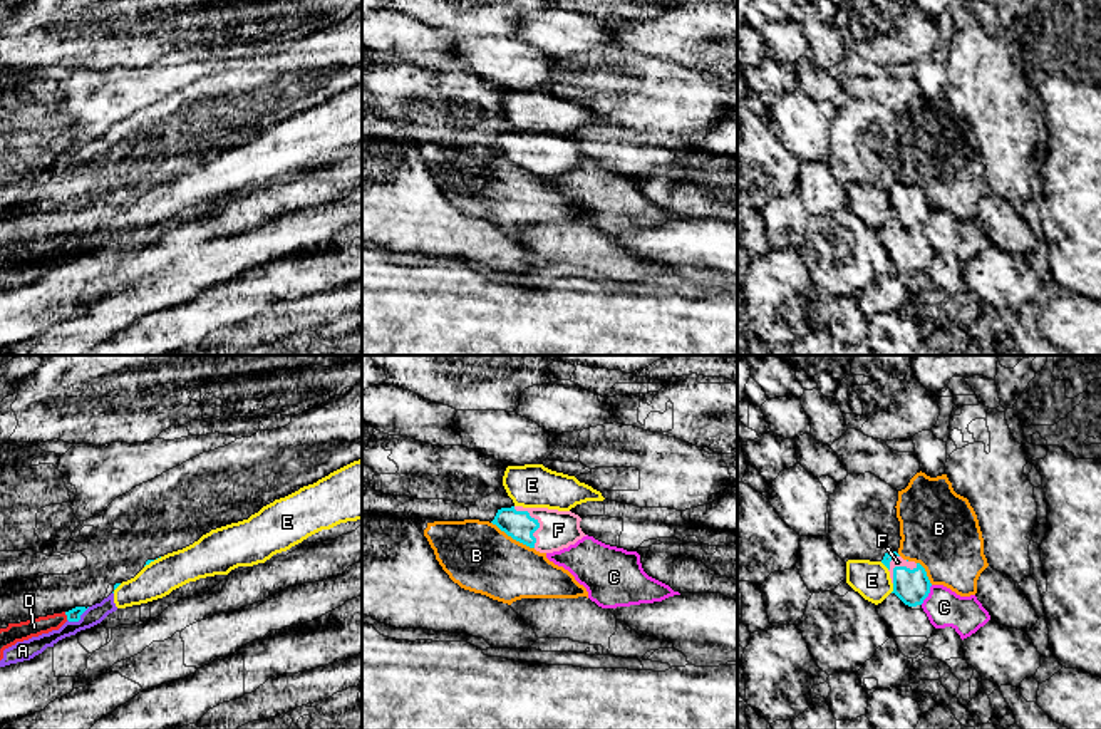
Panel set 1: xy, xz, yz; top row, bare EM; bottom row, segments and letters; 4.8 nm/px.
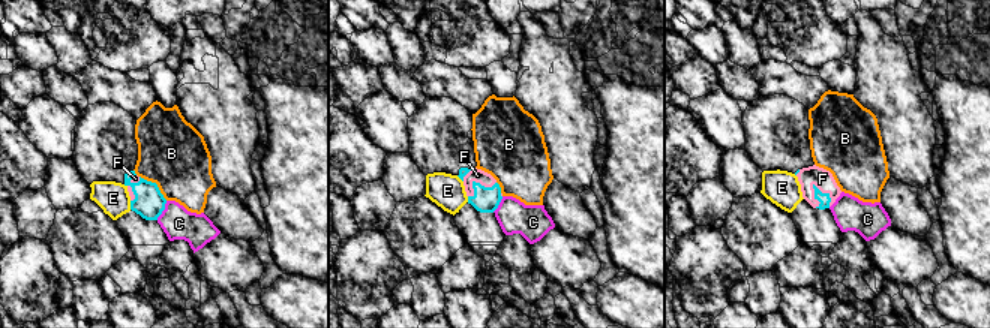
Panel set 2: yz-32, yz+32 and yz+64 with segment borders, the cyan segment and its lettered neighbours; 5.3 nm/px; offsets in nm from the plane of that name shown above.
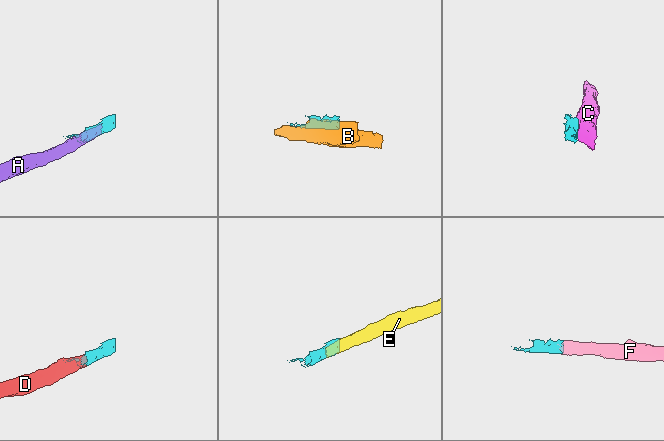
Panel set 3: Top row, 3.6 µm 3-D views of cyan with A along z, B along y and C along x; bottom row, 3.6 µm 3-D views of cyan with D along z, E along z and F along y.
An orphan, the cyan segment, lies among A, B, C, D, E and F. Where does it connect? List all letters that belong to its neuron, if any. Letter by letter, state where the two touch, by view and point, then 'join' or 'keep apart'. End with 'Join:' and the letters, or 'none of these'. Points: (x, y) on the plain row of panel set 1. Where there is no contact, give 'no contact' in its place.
A: contact xy (79, 243); keep apart
B: contact xz (513, 163); keep apart
C: contact yz (927, 220); keep apart
D: contact xy (66, 238); join
E: contact yz (894, 213); keep apart
F: contact yz (899, 191); join
Join: D, F

